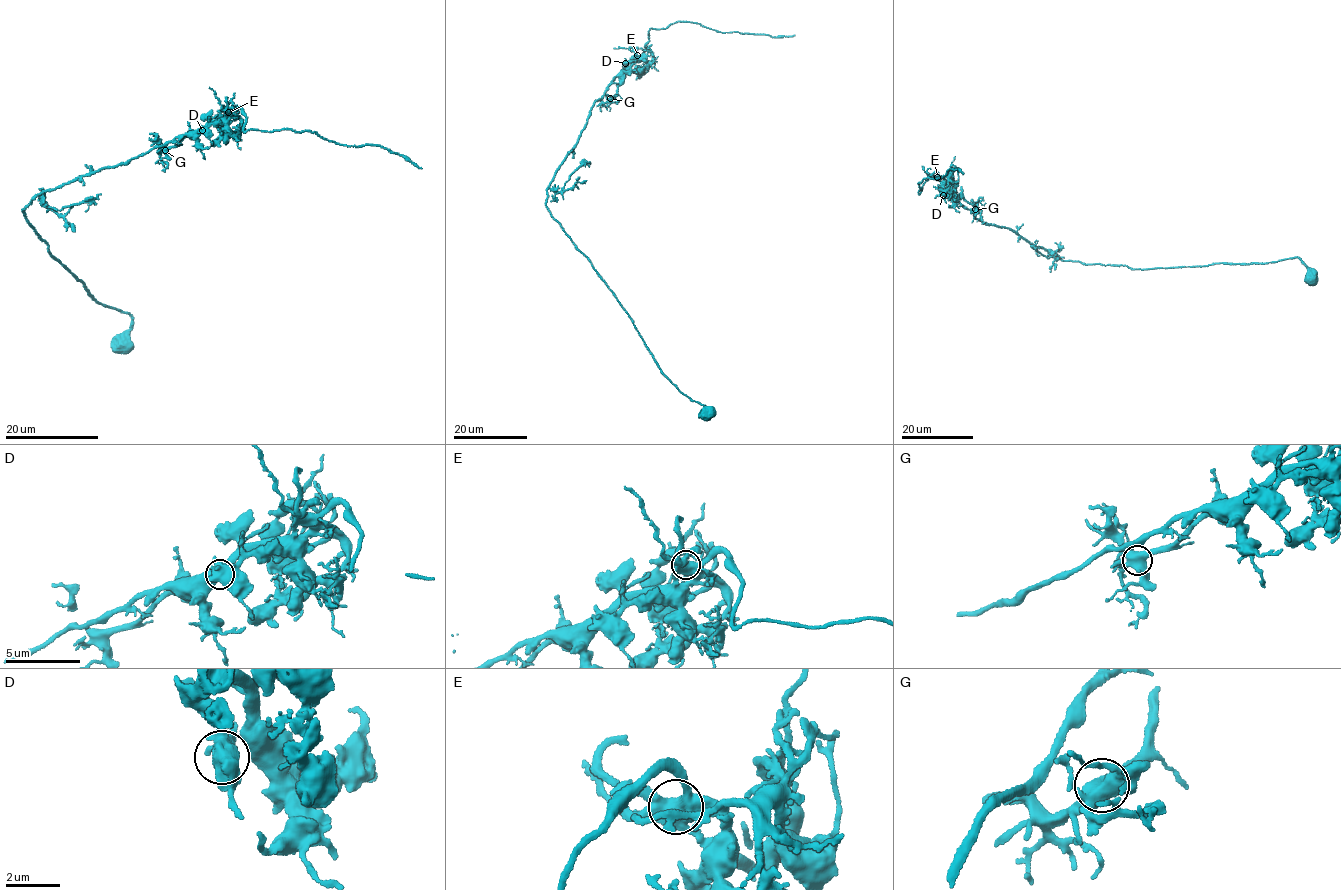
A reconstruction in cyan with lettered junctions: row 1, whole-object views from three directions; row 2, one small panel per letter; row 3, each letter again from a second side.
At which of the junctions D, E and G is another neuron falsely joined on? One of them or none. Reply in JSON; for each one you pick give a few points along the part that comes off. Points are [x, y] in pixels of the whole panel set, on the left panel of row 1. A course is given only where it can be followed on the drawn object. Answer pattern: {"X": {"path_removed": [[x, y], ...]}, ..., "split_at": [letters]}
{"split_at": []}

